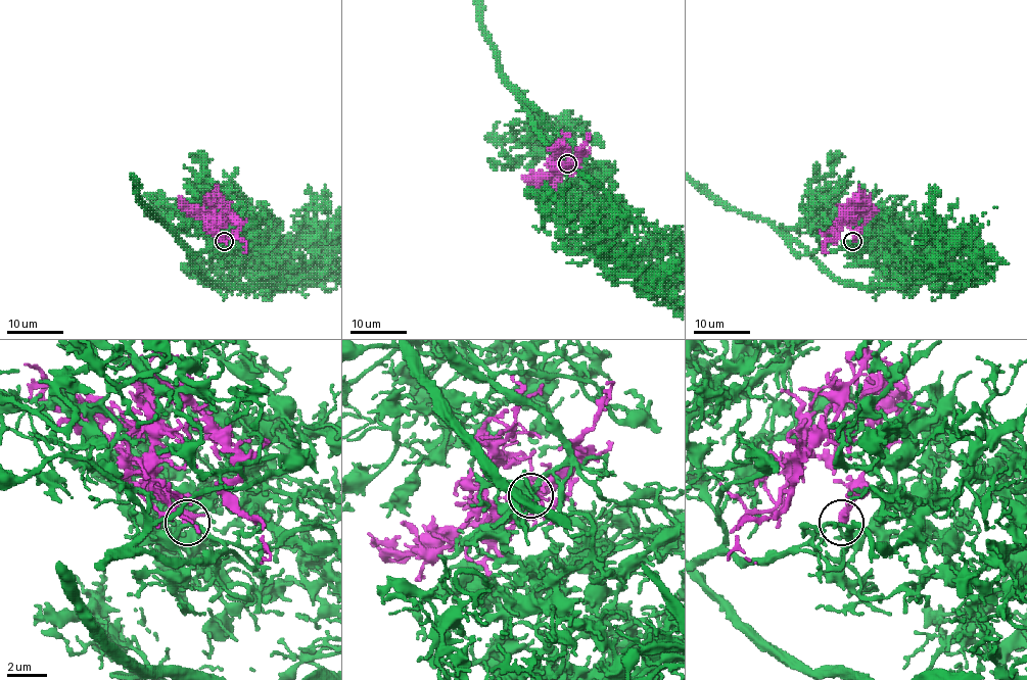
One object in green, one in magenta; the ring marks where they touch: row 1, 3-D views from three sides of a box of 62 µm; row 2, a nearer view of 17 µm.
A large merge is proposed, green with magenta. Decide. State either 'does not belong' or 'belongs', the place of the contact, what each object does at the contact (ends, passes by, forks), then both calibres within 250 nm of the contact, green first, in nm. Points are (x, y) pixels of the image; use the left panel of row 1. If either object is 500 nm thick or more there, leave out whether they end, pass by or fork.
belongs; place (224, 241); green passes by; magenta ends; calibres 180 and 480 nm

